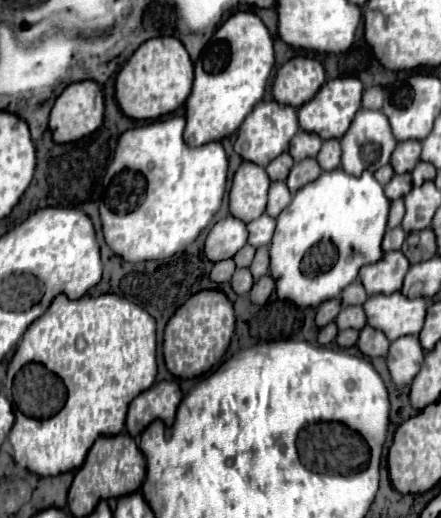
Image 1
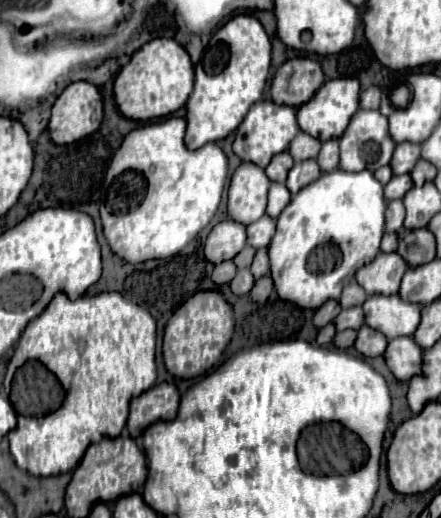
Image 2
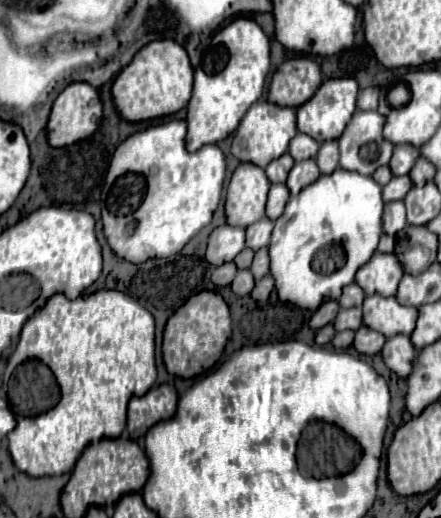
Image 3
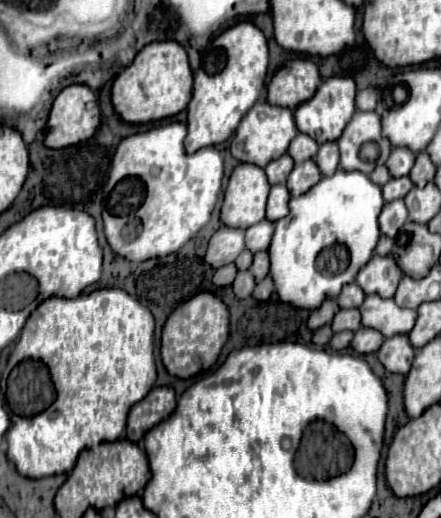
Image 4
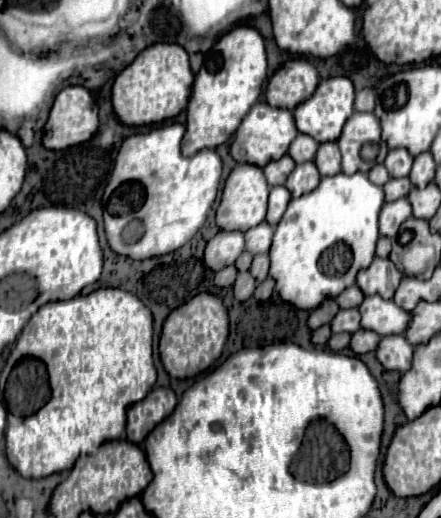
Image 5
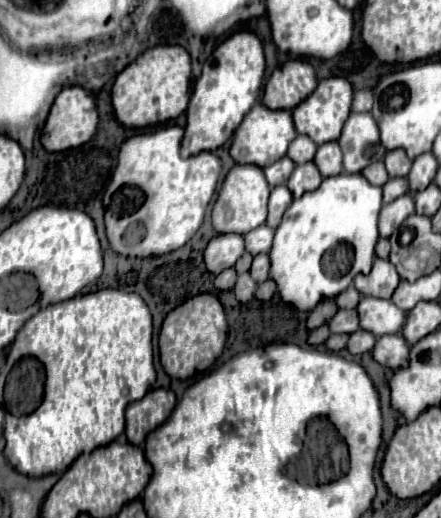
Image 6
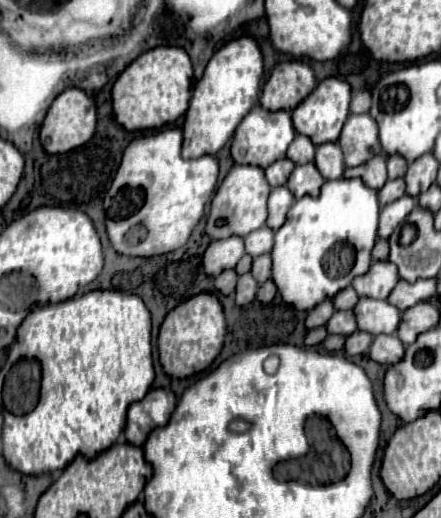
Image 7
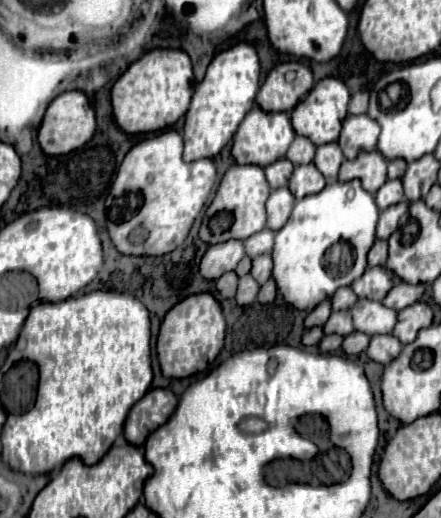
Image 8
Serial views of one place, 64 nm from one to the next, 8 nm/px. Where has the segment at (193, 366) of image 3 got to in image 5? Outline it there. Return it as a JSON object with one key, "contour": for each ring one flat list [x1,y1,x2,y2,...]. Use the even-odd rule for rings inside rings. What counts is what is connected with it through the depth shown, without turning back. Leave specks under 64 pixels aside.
{"contour":[[200,294,172,310,164,322,160,336,160,360,166,372,174,378,194,378,208,370,222,354,228,338,228,312,218,296]]}

